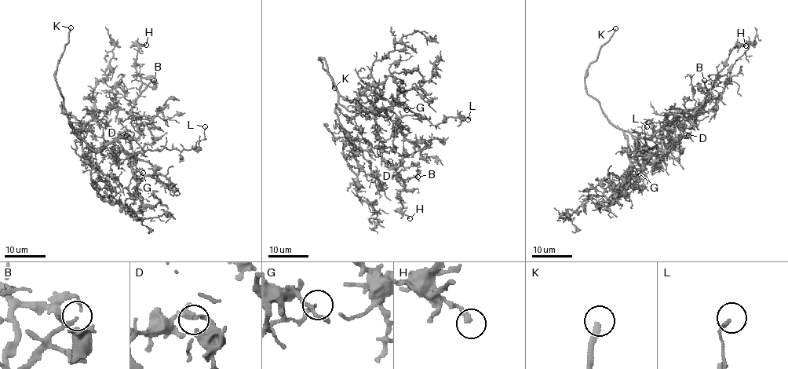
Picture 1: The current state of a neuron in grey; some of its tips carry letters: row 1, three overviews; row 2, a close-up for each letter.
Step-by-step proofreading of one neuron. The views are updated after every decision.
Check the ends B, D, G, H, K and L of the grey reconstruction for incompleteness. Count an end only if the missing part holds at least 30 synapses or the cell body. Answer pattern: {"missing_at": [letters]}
{"missing_at": ["B", "K"]}

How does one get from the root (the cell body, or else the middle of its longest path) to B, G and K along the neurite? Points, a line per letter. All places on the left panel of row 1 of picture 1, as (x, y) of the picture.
B: (85, 140), (99, 151), (120, 138), (136, 138), (139, 128), (154, 115), (136, 116), (133, 102), (154, 80)
G: (85, 140), (96, 151), (109, 142), (116, 140), (127, 154), (129, 166), (137, 176), (143, 173)
K: (85, 140), (71, 126), (55, 77), (56, 67), (68, 41), (71, 27)

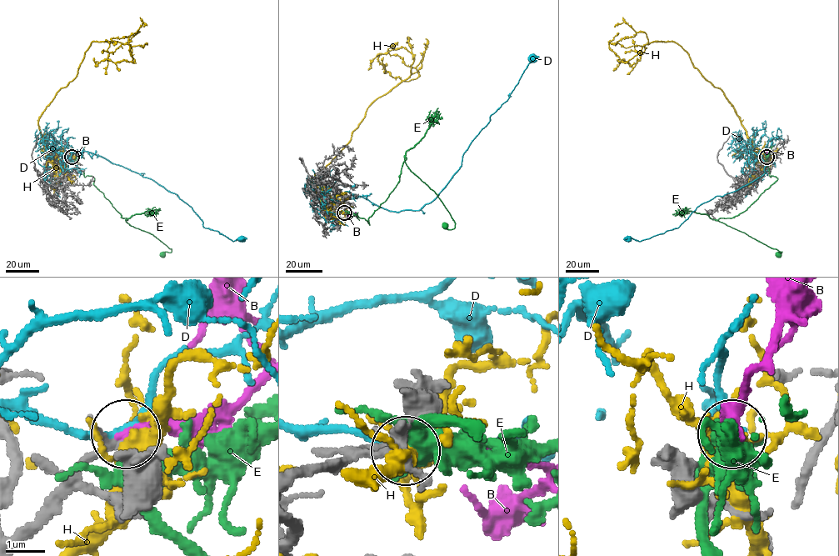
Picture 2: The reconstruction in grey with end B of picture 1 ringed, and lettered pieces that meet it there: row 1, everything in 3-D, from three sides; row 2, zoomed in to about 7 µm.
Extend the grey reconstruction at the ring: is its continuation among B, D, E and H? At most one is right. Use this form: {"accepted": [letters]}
{"accepted": ["B"]}

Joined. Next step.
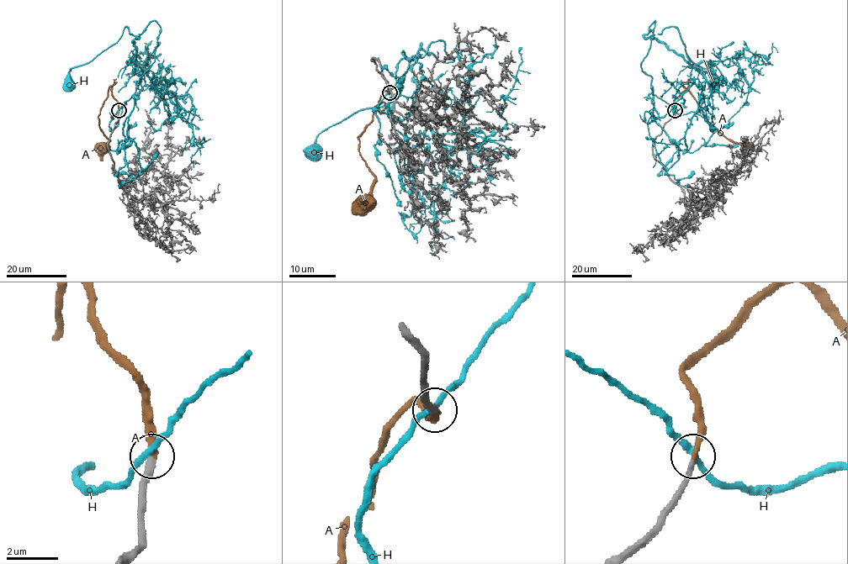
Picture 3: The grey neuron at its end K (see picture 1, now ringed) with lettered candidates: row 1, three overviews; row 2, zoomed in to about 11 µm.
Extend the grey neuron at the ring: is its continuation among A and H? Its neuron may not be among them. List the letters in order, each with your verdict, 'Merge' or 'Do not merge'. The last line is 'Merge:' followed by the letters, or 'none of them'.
A: Merge
H: Do not merge
Merge: A

